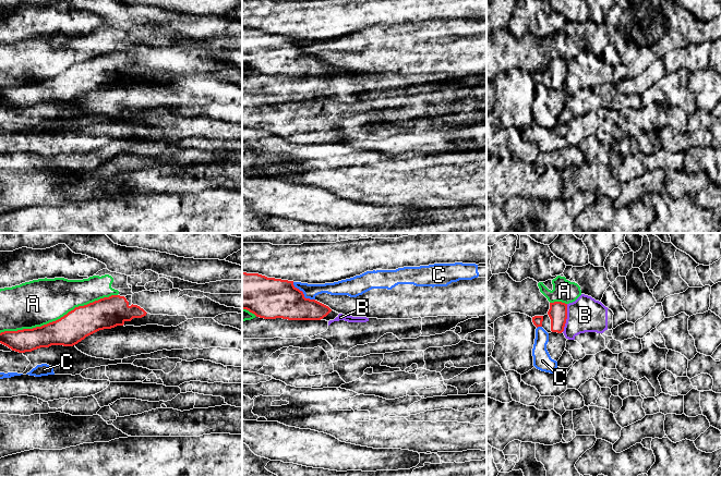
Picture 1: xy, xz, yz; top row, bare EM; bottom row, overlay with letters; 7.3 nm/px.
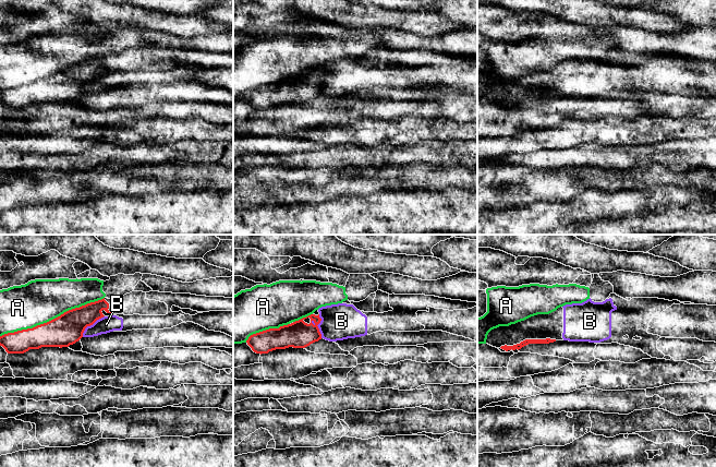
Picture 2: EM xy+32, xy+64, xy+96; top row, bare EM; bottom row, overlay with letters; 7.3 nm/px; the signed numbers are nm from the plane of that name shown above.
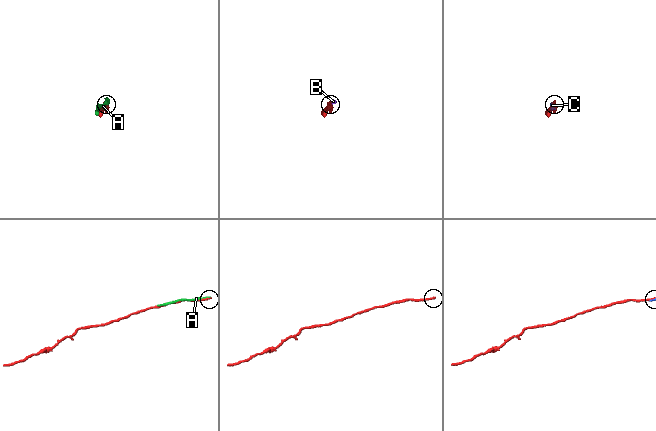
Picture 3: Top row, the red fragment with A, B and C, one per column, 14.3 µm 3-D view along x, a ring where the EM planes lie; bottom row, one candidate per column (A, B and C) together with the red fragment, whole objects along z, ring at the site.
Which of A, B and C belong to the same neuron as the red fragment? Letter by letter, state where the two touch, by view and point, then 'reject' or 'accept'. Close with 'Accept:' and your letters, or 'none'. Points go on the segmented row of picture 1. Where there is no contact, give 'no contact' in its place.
A: contact xy (58, 319); reject
B: contact yz (566, 318); reject
C: contact xz (303, 294); reject
Accept: none

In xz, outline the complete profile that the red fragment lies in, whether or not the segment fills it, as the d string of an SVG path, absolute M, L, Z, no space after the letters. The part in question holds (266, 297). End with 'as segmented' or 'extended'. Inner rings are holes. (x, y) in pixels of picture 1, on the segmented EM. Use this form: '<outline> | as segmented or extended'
M242 272L242 309L264 319L321 320L332 309L305 298L293 281Z | as segmented

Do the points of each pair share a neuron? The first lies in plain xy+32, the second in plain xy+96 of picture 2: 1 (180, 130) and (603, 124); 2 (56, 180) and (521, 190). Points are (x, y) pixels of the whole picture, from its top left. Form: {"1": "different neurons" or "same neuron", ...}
{"1": "same neuron", "2": "same neuron"}

